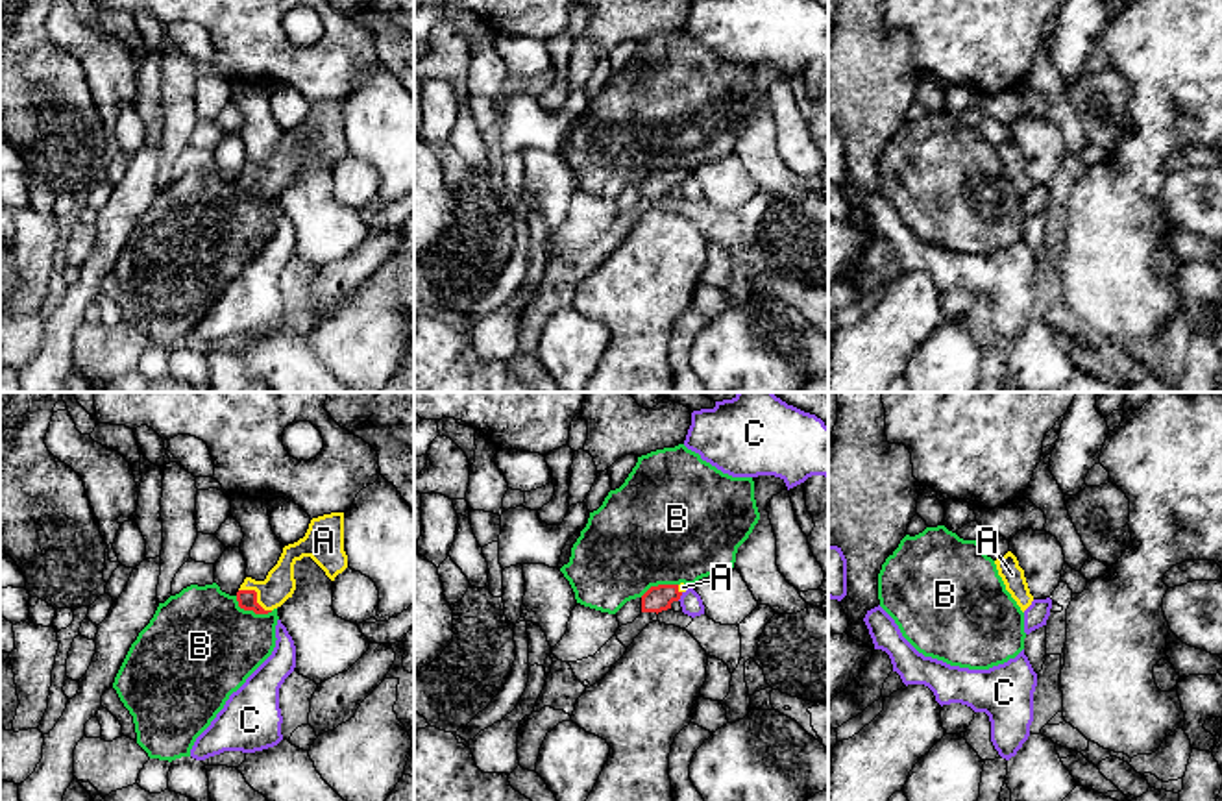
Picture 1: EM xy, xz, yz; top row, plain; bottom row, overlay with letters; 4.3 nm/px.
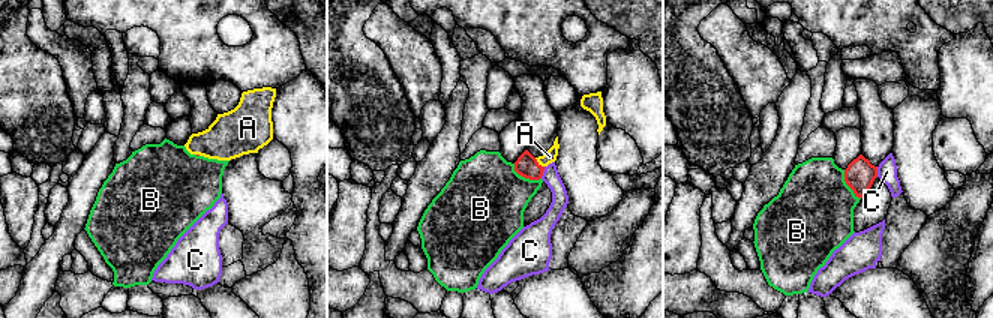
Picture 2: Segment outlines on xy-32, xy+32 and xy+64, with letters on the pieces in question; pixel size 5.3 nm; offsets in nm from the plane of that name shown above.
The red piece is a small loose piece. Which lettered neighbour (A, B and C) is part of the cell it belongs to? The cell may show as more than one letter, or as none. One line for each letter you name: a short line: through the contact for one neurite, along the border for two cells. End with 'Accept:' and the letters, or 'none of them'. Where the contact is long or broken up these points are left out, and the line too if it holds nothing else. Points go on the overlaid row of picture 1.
A: Line: xy (246, 600), (256, 596), (268, 594), (280, 583)
Accept: A

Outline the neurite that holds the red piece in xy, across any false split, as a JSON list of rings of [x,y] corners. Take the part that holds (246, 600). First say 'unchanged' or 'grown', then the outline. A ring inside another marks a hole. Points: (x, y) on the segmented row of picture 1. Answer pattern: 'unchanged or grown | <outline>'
grown | [[[344,512],[312,518],[305,536],[283,548],[264,581],[246,577],[237,592],[238,607],[255,614],[281,607],[296,590],[294,564],[303,557],[311,557],[331,581],[348,568]]]

